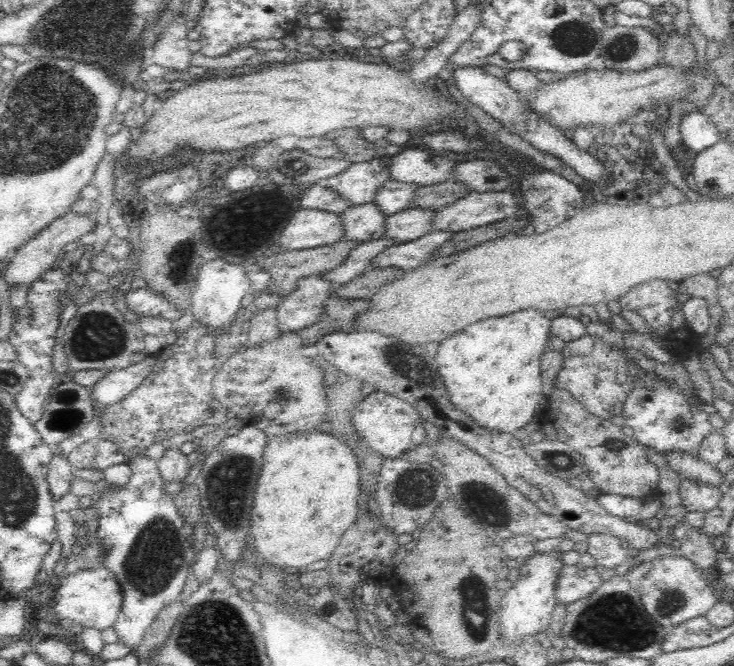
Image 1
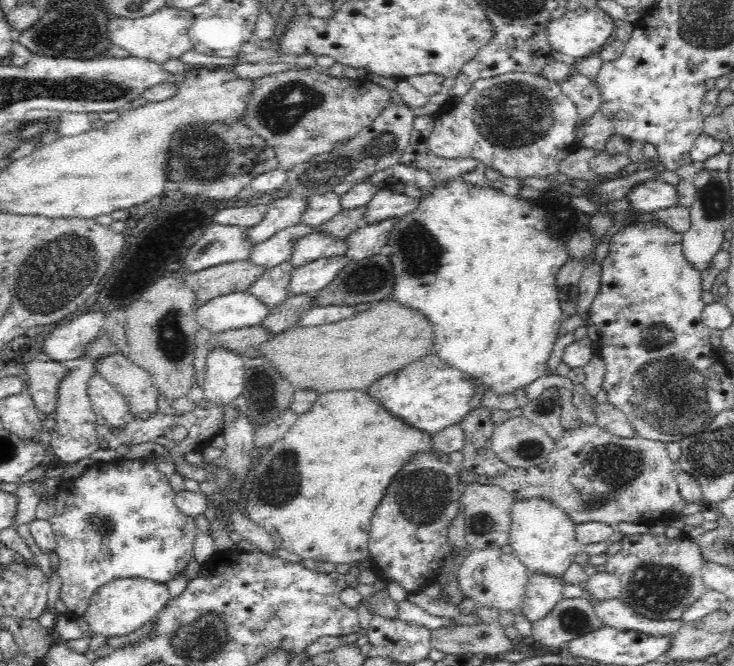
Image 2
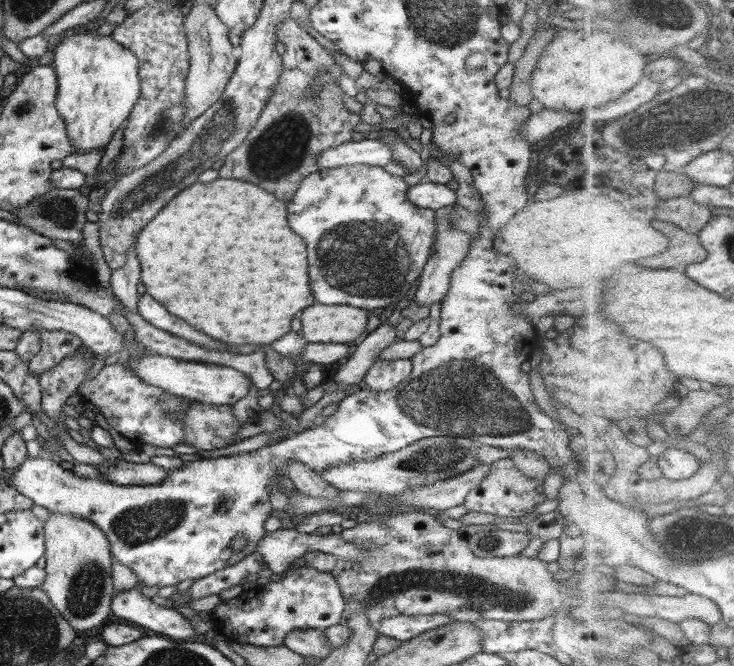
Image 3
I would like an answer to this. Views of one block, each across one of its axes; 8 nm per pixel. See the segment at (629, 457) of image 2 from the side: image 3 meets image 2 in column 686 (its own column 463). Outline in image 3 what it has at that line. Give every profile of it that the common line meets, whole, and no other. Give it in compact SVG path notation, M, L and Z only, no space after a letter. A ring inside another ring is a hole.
M499 459L490 466L490 472L486 474L480 485L467 494L463 505L468 510L494 514L500 520L501 517L521 517L531 514L538 504L546 502L542 482L524 476L512 459Z

